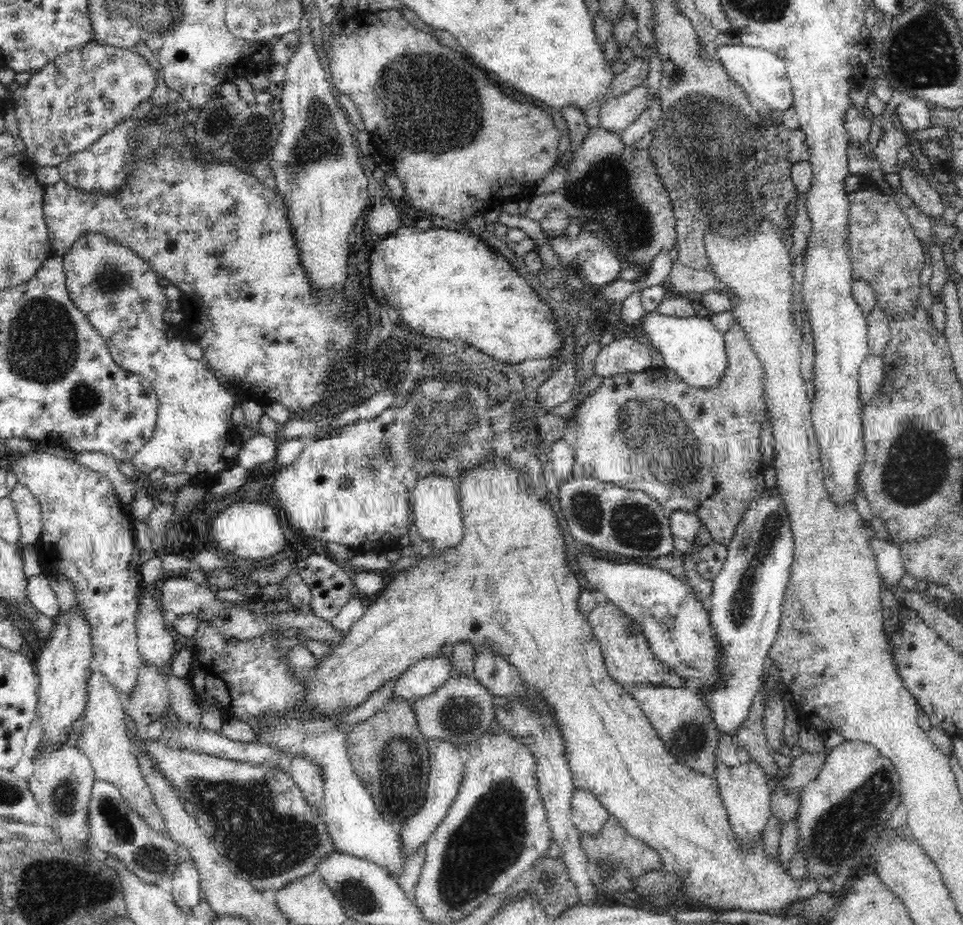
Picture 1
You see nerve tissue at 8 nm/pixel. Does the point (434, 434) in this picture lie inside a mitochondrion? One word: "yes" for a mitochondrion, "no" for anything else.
yes

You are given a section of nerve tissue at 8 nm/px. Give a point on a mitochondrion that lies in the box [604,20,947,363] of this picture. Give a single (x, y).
(693, 132)

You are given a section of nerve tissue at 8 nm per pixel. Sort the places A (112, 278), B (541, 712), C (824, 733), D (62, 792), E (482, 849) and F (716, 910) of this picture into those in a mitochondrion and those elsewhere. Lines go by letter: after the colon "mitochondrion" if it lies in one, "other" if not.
A: mitochondrion
B: mitochondrion
C: other
D: mitochondrion
E: mitochondrion
F: other

